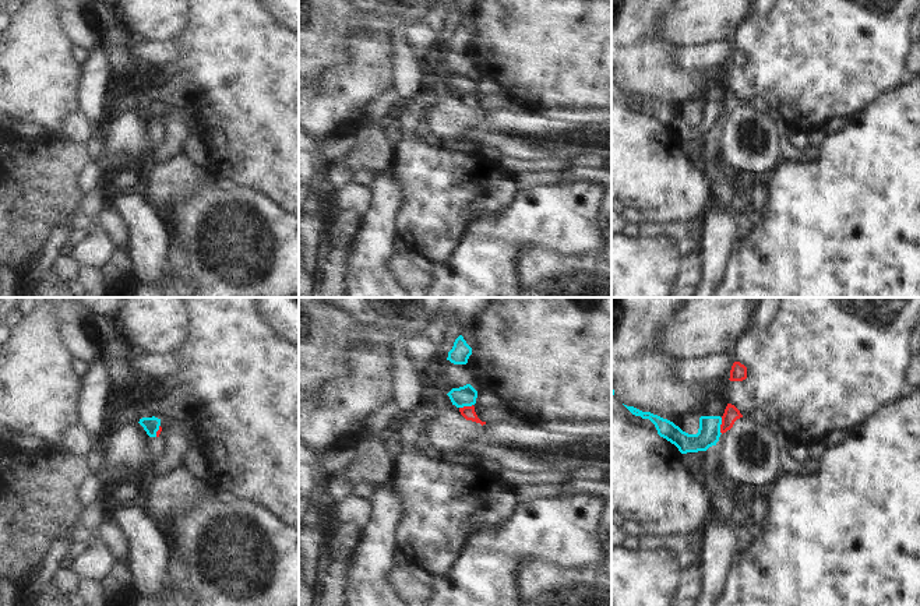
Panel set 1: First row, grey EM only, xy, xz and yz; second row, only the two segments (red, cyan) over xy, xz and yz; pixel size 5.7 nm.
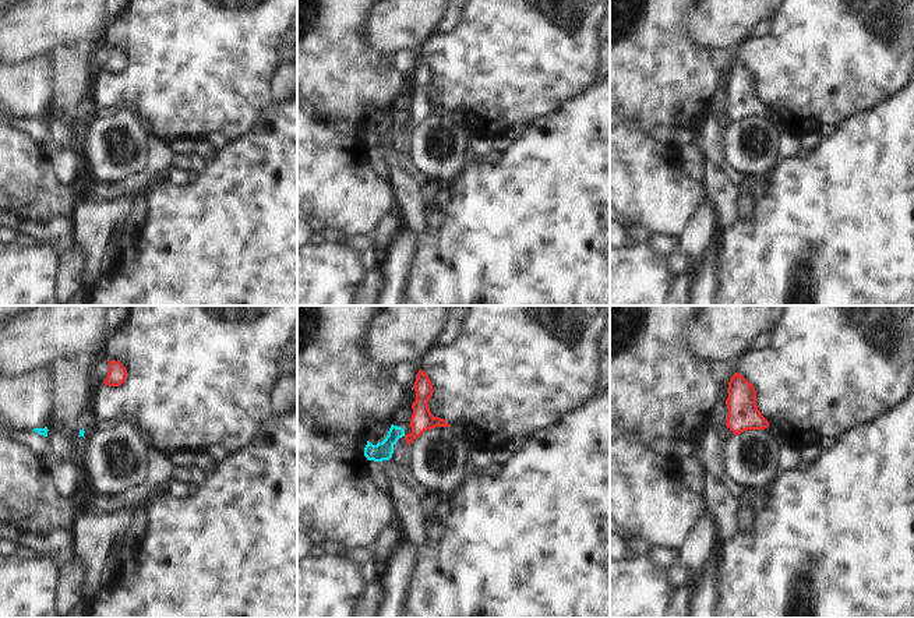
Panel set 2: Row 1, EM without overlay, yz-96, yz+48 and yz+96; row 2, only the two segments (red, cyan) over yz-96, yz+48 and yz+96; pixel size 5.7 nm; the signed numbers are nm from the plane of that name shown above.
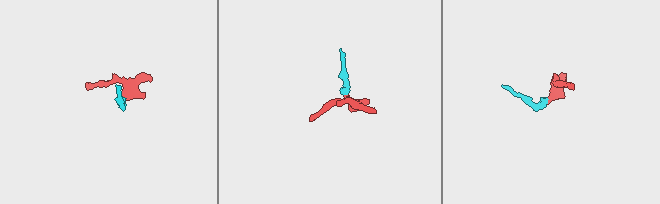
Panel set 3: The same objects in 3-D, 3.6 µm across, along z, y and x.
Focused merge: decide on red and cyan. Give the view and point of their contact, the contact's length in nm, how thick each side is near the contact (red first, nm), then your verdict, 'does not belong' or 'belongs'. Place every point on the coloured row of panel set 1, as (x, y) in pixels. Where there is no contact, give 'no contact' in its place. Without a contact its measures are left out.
yz (721, 426) | 100 nm | 90/130 nm | does not belong

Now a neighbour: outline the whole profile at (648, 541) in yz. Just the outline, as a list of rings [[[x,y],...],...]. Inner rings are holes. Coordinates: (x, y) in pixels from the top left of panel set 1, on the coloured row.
[[[642,531],[638,532],[638,538],[641,542],[641,550],[663,550],[665,538],[655,533],[645,533]]]

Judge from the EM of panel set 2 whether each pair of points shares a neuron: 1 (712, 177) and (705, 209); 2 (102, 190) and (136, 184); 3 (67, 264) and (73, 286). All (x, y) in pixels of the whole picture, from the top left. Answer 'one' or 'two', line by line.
1: two
2: one
3: one

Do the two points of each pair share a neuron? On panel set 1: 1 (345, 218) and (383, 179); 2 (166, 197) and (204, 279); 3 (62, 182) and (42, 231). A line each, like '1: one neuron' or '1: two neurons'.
1: two neurons
2: two neurons
3: one neuron

